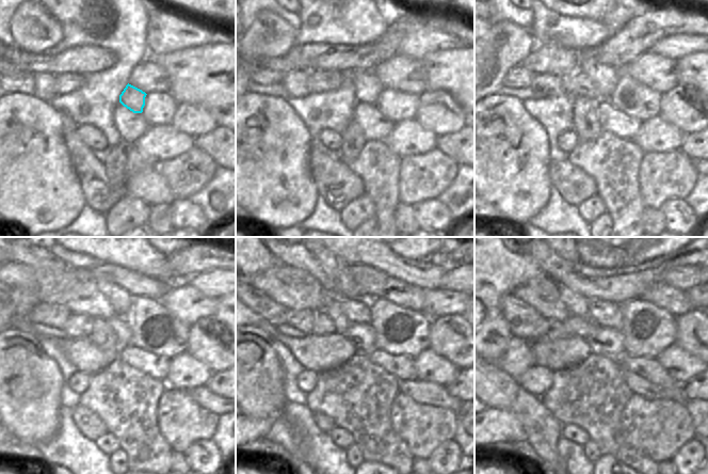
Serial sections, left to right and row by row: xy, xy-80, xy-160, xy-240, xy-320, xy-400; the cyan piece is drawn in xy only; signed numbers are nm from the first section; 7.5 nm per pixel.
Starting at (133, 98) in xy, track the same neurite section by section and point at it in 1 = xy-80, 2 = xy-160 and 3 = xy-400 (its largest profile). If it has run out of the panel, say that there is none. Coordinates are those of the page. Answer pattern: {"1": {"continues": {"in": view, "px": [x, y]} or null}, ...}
{"1": {"continues": {"in": "xy-80", "px": [367, 88]}}, "2": {"continues": {"in": "xy-160", "px": [605, 77]}}, "3": {"continues": {"in": "xy-400", "px": [575, 258]}}}

